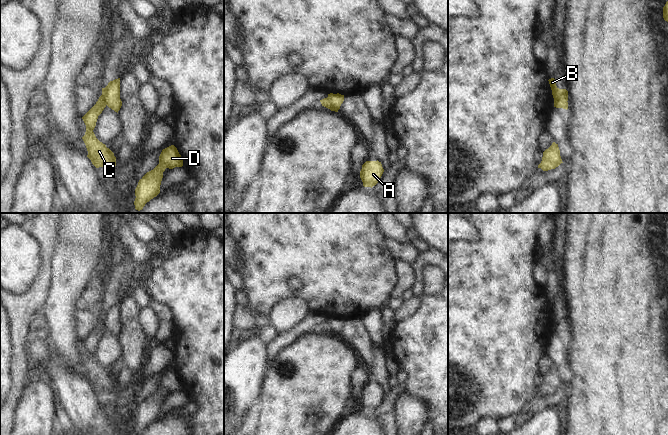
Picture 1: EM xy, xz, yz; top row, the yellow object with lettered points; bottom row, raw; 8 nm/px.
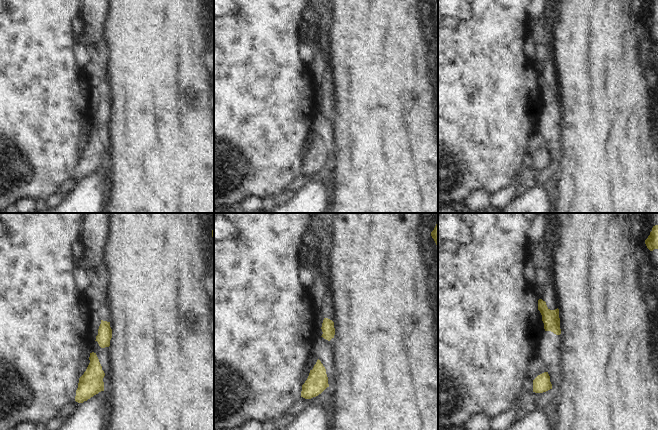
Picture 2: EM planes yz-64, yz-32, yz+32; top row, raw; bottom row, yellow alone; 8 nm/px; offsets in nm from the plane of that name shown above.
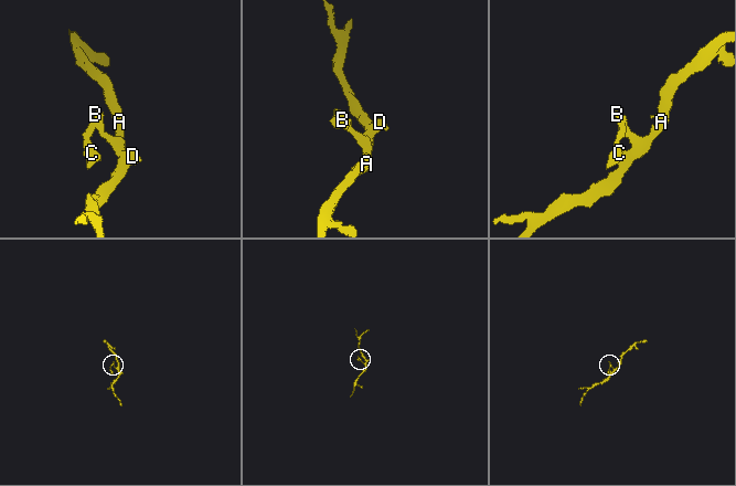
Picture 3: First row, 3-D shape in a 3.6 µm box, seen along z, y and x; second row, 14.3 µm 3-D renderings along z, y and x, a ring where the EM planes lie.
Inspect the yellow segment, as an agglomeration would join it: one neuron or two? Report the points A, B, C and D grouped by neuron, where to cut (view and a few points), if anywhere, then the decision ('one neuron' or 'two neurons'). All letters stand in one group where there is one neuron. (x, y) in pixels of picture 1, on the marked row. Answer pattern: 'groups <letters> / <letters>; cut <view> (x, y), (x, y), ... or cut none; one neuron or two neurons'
groups A B D / C; cut yz (566, 100), (558, 97), (554, 101); two neurons

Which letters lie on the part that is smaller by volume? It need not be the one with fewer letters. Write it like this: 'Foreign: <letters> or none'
Foreign: C

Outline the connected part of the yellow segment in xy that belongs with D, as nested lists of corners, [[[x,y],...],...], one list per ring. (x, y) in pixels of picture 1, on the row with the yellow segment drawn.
[[[174,145],[163,149],[159,156],[159,164],[153,170],[147,172],[138,182],[135,189],[135,209],[142,210],[147,202],[160,193],[163,172],[166,168],[173,169],[182,166],[182,157]]]

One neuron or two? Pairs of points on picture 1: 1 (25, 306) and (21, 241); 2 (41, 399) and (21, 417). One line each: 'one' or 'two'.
1: two
2: one

